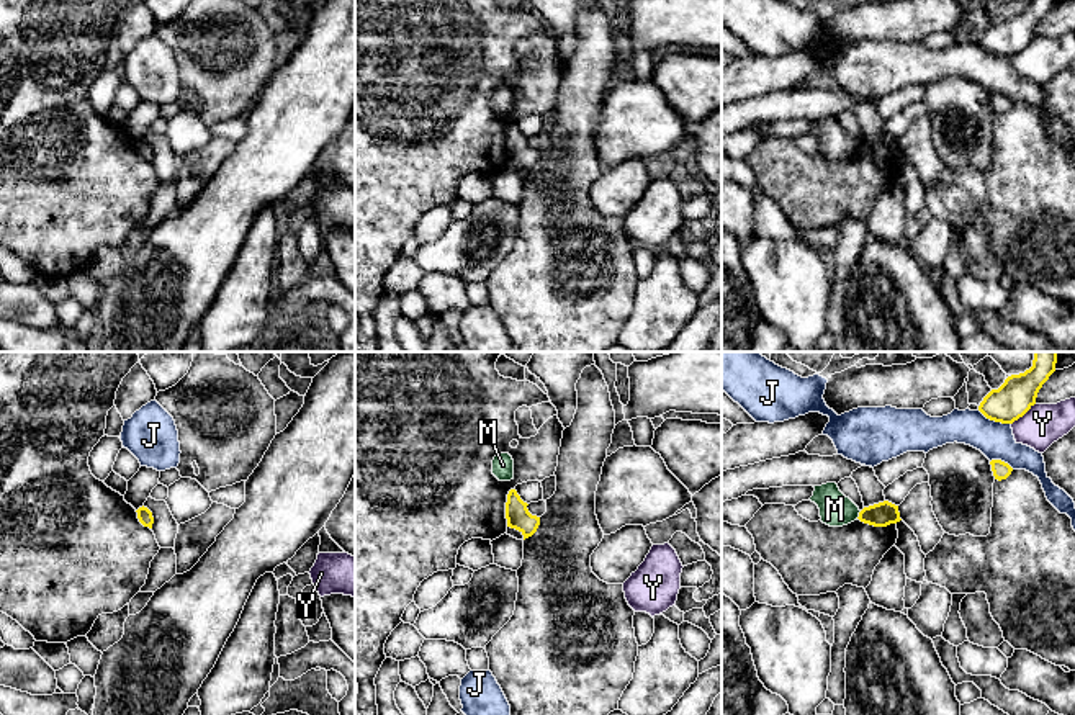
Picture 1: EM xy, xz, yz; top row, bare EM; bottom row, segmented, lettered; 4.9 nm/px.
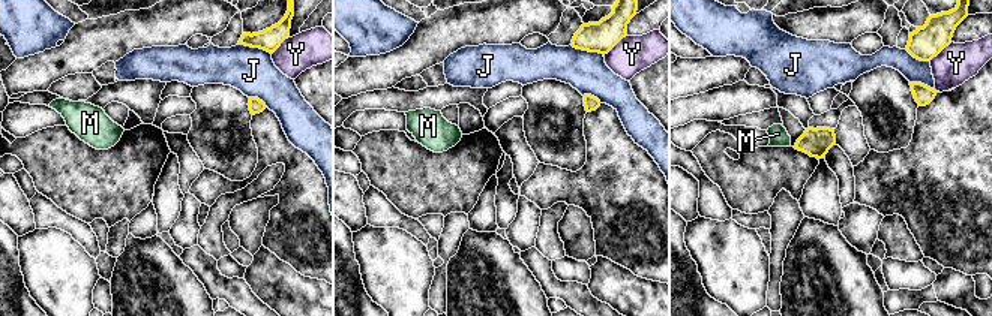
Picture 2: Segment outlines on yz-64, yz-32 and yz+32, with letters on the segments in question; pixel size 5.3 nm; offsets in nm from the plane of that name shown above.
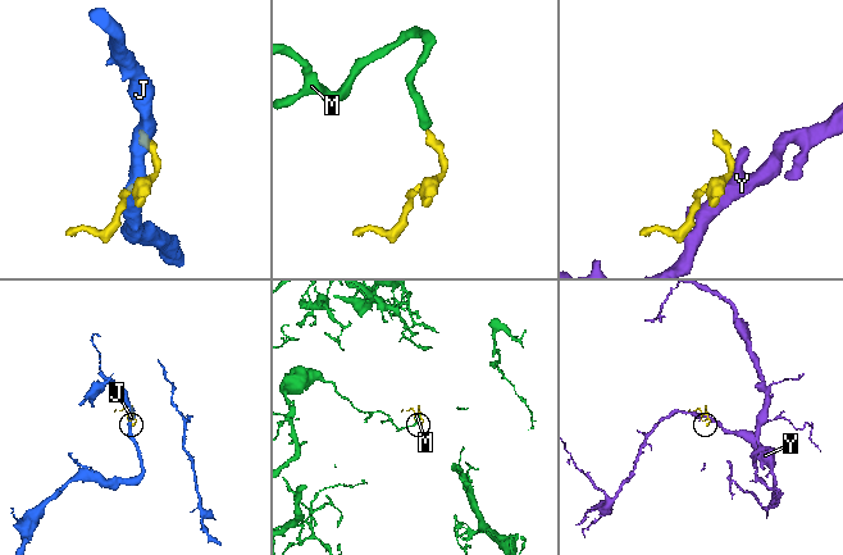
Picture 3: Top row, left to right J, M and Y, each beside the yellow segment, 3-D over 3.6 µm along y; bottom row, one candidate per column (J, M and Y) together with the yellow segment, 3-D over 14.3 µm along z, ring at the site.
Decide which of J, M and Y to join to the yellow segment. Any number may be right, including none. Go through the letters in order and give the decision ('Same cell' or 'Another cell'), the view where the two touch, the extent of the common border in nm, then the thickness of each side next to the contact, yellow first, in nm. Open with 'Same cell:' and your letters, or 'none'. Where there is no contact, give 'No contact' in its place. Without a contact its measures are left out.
Same cell: none
J: Another cell. Touches yellow in yz. Shared border 180 nm. Thickness 180 nm (yellow) against 180 nm
M: Another cell. Touches yellow in yz. Shared border 50 nm. Thickness 120 nm (yellow) against 160 nm
Y: Another cell. Touches yellow in yz. Shared border 160 nm. Thickness 180 nm (yellow) against 200 nm

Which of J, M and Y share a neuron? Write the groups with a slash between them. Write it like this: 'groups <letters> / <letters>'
groups J / M / Y

